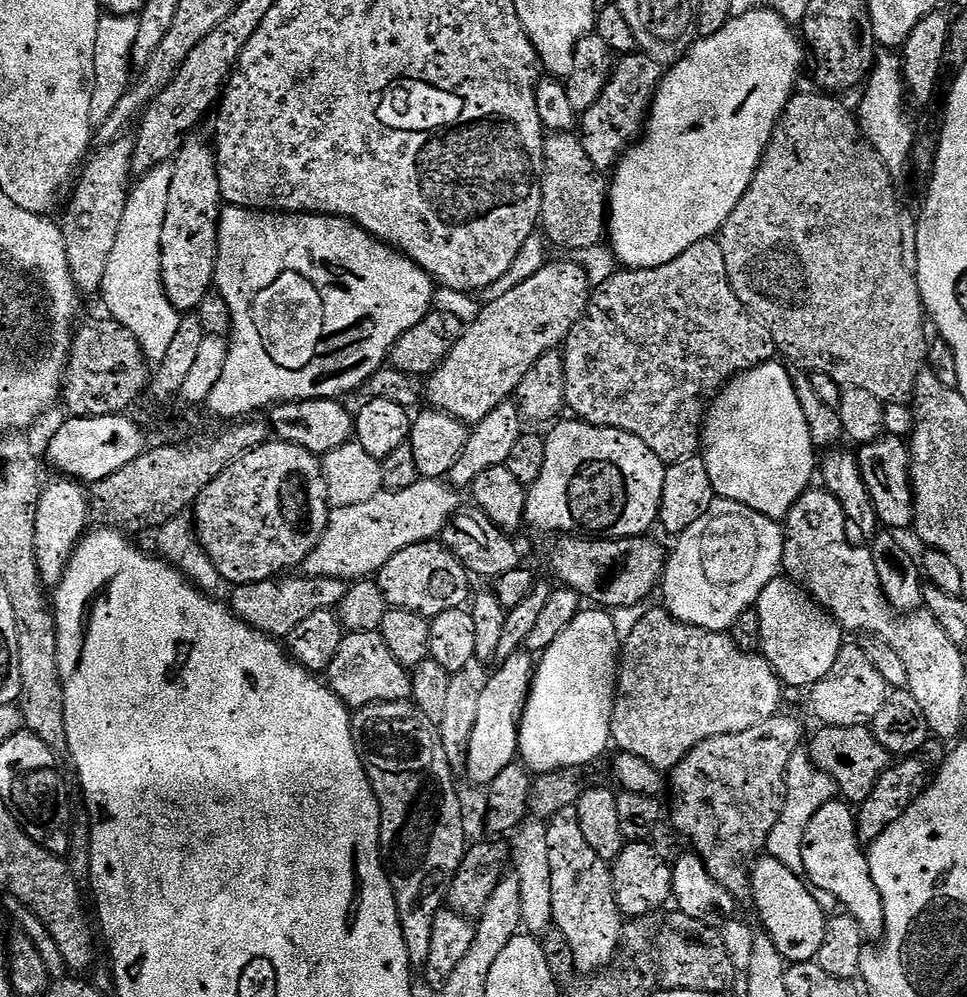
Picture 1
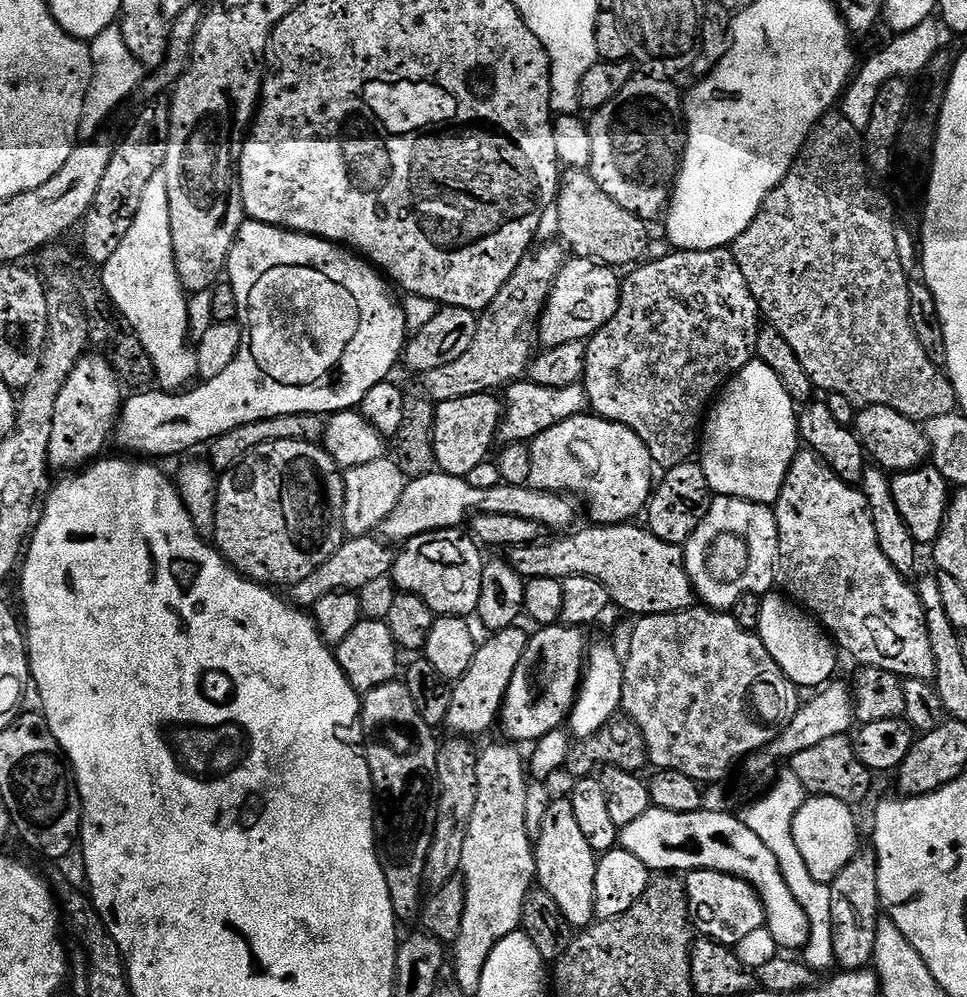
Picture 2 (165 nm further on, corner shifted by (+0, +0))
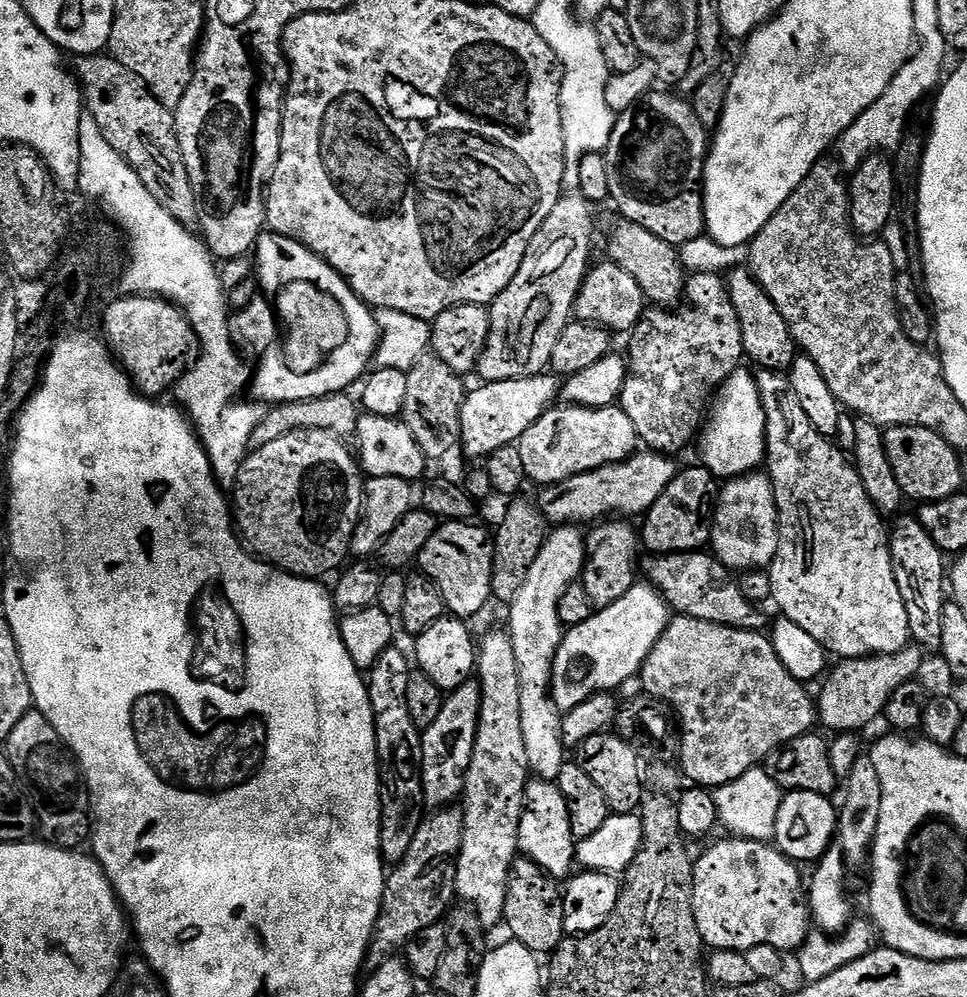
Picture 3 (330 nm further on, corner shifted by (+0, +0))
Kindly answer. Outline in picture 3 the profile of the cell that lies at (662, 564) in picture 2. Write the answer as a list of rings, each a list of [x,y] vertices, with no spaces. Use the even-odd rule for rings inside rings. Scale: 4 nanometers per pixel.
[[[707,551],[671,552],[665,556],[656,554],[648,564],[647,583],[657,589],[668,601],[669,609],[681,616],[689,616],[702,622],[725,624],[731,628],[751,628],[764,632],[770,620],[763,616],[757,605],[751,604],[740,589],[739,579],[733,569],[727,568],[721,560]]]

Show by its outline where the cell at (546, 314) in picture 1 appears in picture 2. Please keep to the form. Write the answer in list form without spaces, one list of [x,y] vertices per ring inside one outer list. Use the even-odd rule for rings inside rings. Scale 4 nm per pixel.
[[[572,258],[552,284],[548,302],[540,315],[538,340],[543,347],[562,346],[562,342],[587,341],[618,310],[622,280],[617,269],[596,260]]]

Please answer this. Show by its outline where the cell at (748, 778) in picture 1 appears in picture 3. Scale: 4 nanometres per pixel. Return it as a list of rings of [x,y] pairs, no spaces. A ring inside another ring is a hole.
[[[909,646],[893,656],[862,656],[844,658],[840,665],[823,681],[824,689],[818,696],[818,720],[832,731],[832,734],[852,734],[855,728],[864,728],[881,719],[888,700],[898,686],[907,680],[919,677],[924,664],[925,653],[919,647]]]

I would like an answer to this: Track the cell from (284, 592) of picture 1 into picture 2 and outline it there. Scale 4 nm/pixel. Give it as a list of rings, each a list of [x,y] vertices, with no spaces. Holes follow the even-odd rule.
[[[379,535],[357,536],[345,539],[344,544],[310,578],[302,578],[302,582],[291,585],[291,603],[301,610],[310,610],[318,602],[318,598],[326,598],[331,592],[359,593],[362,586],[367,586],[373,580],[392,575],[392,567],[396,561],[397,549],[389,541]]]

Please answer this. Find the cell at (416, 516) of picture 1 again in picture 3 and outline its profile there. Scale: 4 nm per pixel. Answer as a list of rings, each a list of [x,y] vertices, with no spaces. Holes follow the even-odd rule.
[[[651,450],[642,452],[616,464],[604,464],[557,484],[547,485],[541,491],[544,493],[538,496],[545,518],[556,526],[580,526],[583,525],[583,520],[600,522],[613,514],[633,518],[632,516],[639,517],[647,513],[654,506],[654,502],[658,502],[662,490],[666,490],[666,486],[670,486],[670,482],[676,477],[678,465],[672,461],[675,459],[667,455]]]

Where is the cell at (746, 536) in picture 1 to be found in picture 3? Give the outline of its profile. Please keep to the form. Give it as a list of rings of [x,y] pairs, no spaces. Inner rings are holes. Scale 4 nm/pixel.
[[[767,475],[738,476],[721,487],[710,544],[716,547],[716,559],[727,568],[764,570],[771,565],[780,545],[780,511],[776,508],[776,495]]]

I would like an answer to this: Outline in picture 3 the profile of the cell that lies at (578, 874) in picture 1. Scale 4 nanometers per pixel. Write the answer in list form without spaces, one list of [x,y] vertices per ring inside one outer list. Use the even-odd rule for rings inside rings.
[[[533,779],[524,792],[524,813],[520,819],[520,852],[527,859],[533,860],[539,868],[544,869],[549,876],[564,882],[573,875],[572,864],[577,863],[576,835],[572,833],[572,818],[566,798],[562,794],[559,783],[551,780]]]

